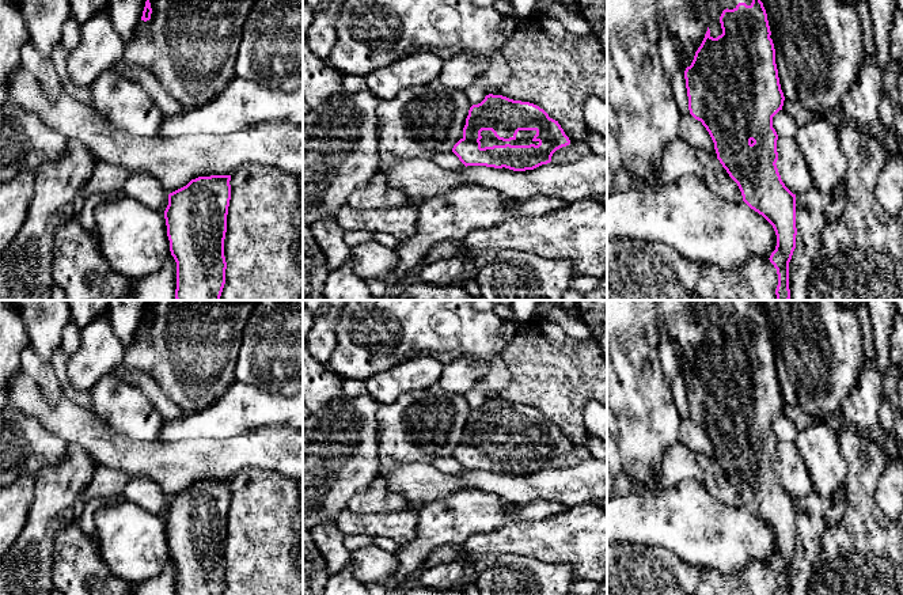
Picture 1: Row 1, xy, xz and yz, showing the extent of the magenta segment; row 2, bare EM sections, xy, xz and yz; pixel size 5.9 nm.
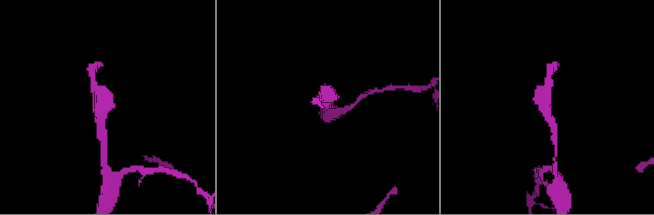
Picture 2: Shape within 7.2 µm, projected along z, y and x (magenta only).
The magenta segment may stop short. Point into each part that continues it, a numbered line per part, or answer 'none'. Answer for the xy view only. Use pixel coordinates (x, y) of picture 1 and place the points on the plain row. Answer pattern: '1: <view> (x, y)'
none

